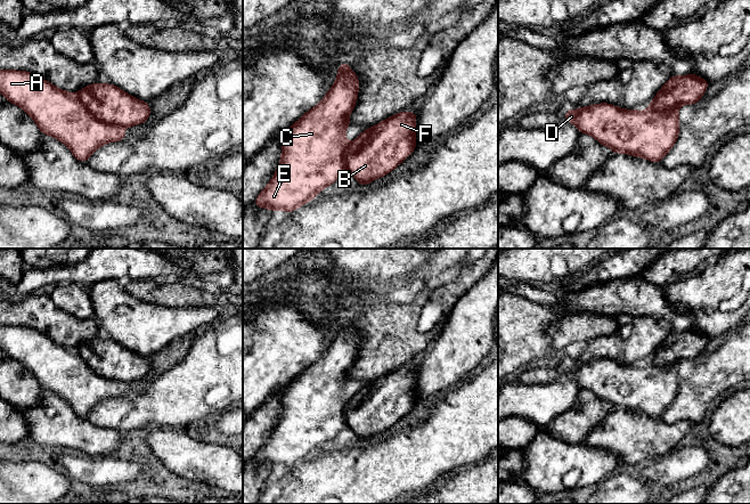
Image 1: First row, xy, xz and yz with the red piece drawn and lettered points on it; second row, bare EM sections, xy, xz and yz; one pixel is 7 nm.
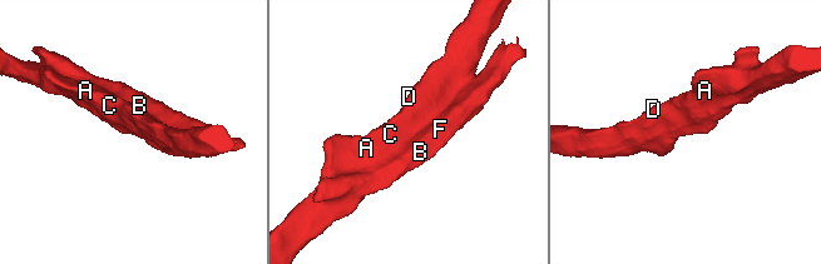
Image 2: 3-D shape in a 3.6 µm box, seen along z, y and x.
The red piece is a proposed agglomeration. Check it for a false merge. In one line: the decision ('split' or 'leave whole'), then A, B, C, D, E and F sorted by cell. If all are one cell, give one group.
split | A C D E / B F

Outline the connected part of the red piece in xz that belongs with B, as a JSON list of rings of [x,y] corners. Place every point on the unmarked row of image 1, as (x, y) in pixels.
[[[400,367],[366,384],[350,399],[345,422],[359,440],[386,431],[413,408],[416,372],[417,367]]]

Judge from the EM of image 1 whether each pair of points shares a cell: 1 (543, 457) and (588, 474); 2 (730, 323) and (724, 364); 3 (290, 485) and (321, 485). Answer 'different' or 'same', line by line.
1: same
2: different
3: same

